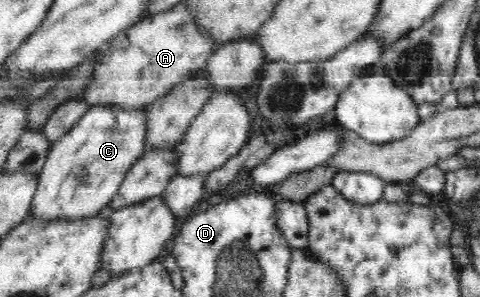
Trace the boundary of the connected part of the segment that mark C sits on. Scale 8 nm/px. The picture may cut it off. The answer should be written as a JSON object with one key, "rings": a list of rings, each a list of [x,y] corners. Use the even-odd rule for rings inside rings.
{"rings":[[[93,107],[71,129],[70,133],[55,143],[46,162],[37,175],[35,197],[32,199],[28,217],[32,217],[38,223],[73,223],[73,221],[87,221],[95,219],[103,213],[103,209],[109,208],[115,194],[126,177],[131,166],[138,161],[145,152],[144,124],[147,123],[148,109],[143,111],[123,111],[123,109],[110,109],[110,107]]]}

